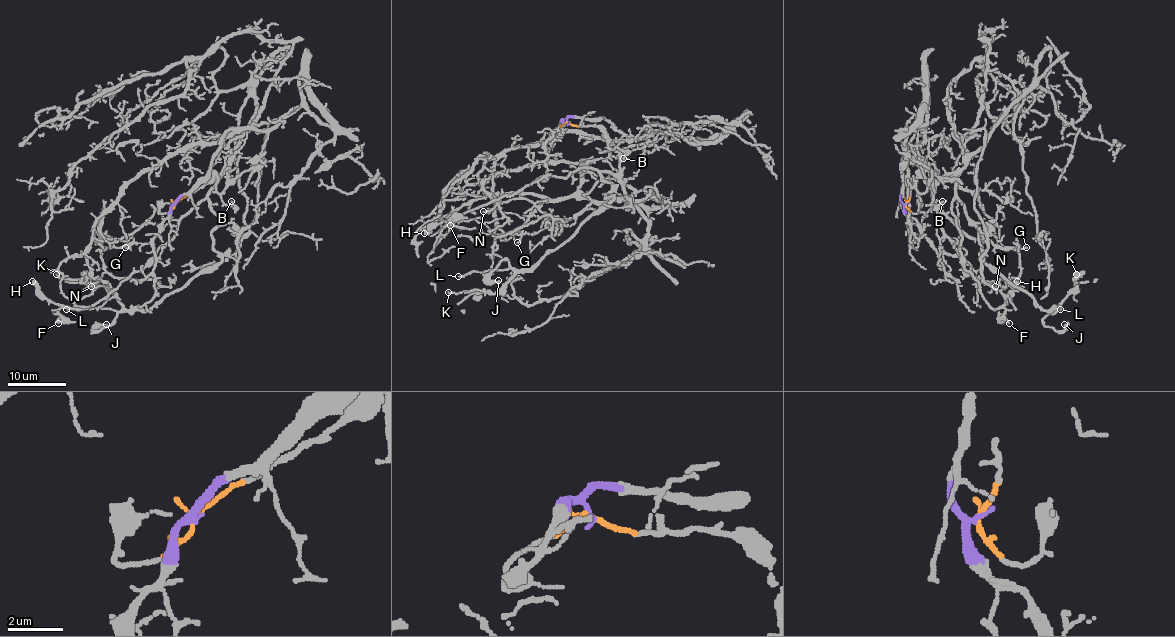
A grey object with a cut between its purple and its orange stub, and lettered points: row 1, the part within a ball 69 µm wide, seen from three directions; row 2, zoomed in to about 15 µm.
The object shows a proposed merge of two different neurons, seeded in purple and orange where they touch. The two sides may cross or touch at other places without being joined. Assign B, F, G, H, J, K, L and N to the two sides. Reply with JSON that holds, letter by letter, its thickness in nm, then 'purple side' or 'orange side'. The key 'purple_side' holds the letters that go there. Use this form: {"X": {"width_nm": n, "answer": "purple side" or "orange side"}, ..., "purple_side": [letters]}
{"B": {"width_nm": 140, "answer": "orange side"}, "F": {"width_nm": 90, "answer": "orange side"}, "G": {"width_nm": 110, "answer": "purple side"}, "H": {"width_nm": 460, "answer": "orange side"}, "J": {"width_nm": 240, "answer": "orange side"}, "K": {"width_nm": 140, "answer": "orange side"}, "L": {"width_nm": 160, "answer": "orange side"}, "N": {"width_nm": 100, "answer": "purple side"}, "purple_side": ["G", "N"]}

